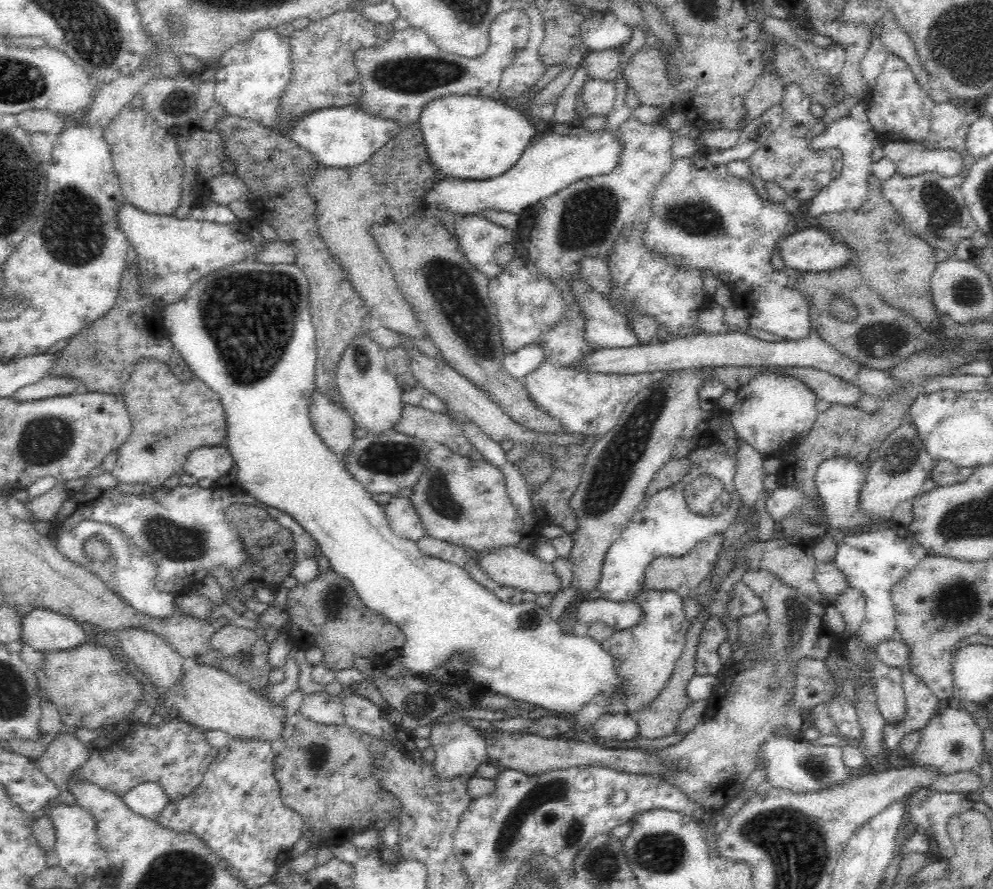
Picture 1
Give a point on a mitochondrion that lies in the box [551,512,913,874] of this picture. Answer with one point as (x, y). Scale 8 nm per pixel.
(797, 611)

